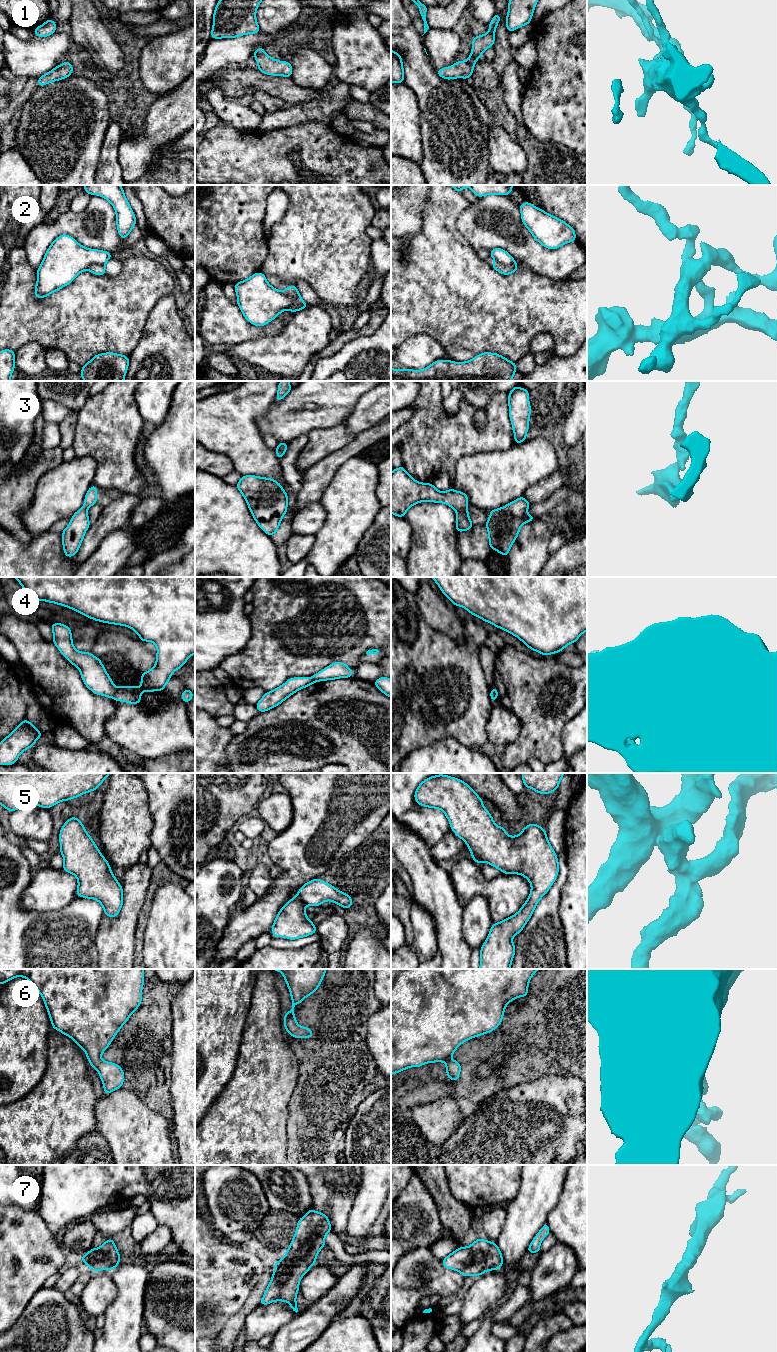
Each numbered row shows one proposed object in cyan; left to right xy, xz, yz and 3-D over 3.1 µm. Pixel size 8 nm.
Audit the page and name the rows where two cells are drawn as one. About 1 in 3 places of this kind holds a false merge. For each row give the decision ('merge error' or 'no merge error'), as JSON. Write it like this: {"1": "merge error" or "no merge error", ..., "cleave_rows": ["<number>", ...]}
{"1": "no merge error", "2": "merge error", "3": "merge error", "4": "merge error", "5": "no merge error", "6": "no merge error", "7": "no merge error", "cleave_rows": ["2", "3", "4"]}

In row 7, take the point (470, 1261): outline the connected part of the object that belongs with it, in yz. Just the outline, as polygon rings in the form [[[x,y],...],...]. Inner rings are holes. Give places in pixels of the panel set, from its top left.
[[[477,1238],[470,1246],[458,1248],[441,1262],[445,1268],[456,1270],[467,1277],[480,1276],[487,1270],[500,1269],[503,1258],[495,1242]]]

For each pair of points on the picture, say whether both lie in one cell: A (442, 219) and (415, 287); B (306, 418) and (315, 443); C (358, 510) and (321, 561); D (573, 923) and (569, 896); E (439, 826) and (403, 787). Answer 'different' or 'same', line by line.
A: same
B: different
C: same
D: same
E: same

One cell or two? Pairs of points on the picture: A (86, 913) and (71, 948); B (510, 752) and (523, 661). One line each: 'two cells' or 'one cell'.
A: one cell
B: one cell

